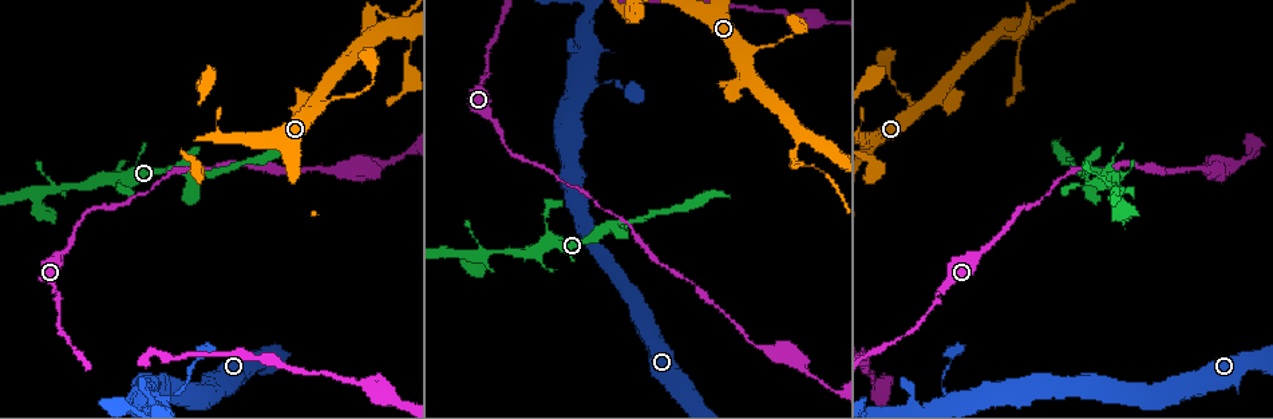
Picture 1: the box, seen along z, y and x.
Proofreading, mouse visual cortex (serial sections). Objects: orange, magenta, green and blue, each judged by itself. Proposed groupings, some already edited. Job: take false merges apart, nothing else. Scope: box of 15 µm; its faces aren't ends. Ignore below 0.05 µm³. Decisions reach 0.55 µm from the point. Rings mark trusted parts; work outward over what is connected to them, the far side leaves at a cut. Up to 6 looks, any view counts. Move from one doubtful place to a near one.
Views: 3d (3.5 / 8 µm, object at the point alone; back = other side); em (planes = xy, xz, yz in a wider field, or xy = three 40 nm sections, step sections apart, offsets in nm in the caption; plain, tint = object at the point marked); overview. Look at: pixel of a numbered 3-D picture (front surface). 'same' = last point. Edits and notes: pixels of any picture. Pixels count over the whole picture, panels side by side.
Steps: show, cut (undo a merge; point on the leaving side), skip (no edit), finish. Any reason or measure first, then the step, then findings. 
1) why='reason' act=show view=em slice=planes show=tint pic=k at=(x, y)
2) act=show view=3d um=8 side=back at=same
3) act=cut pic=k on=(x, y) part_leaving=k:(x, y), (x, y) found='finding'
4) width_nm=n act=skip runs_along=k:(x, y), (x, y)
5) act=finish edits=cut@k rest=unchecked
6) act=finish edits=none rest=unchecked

why='abrupt turn' act=show view=3d um=8 pic=1 at=(1016, 62)

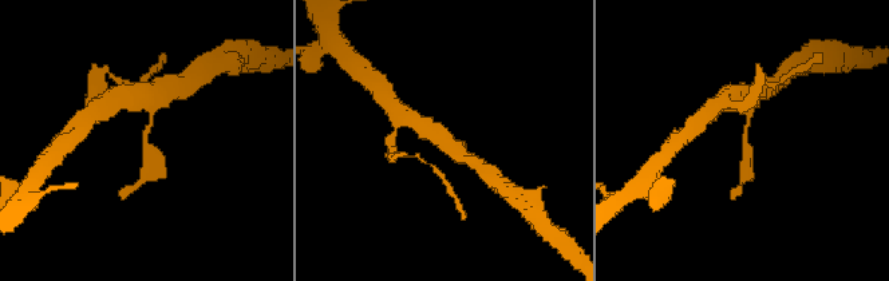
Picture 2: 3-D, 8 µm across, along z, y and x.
arms=3 arm_widths_nm=250,250,300 why='now the EM' act=show view=em slice=xy step=5 show=tint pic=2 at=(145, 137)

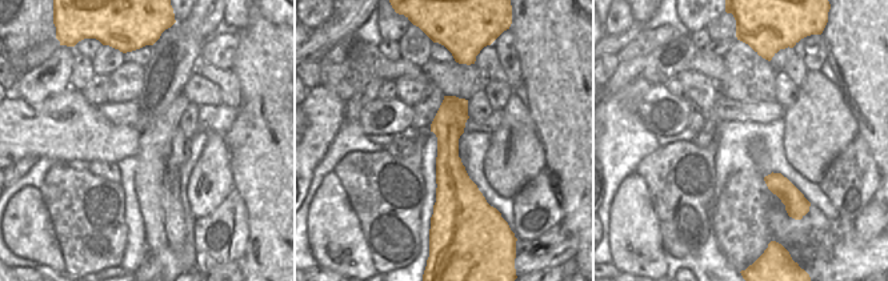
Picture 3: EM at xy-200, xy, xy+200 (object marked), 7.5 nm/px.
act=skip runs_along=3:(447, 99), (455, 209) found='continuous, no second cell'

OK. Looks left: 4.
why='abrupt turn' act=show view=3d um=8 pic=1 at=(373, 14)

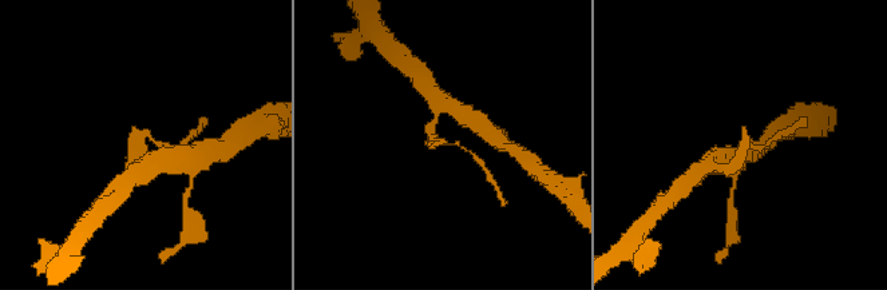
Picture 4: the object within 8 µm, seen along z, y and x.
why='closer look' act=show view=3d um=3.5 side=back pic=4 at=(139, 146)

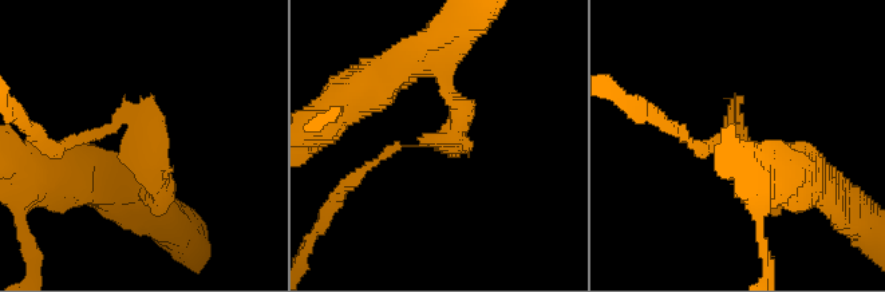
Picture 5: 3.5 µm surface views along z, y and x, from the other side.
act=show view=em slice=xy step=2 show=tint pic=5 at=(742, 138)

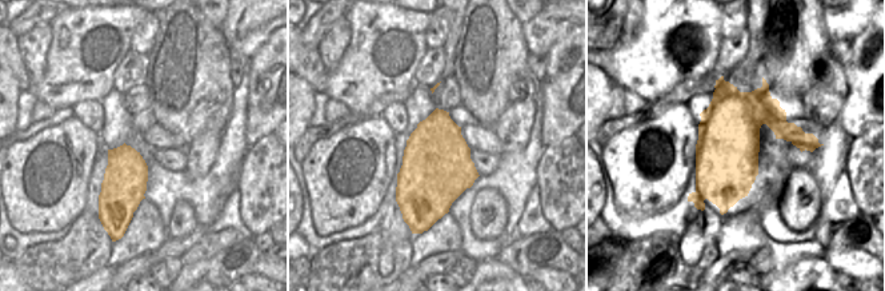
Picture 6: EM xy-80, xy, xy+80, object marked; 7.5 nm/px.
act=skip runs_along=5:(786, 194), (735, 133), (707, 145) found='continuous, no second cell'

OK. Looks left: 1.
act=finish edits=none rest=unchecked

